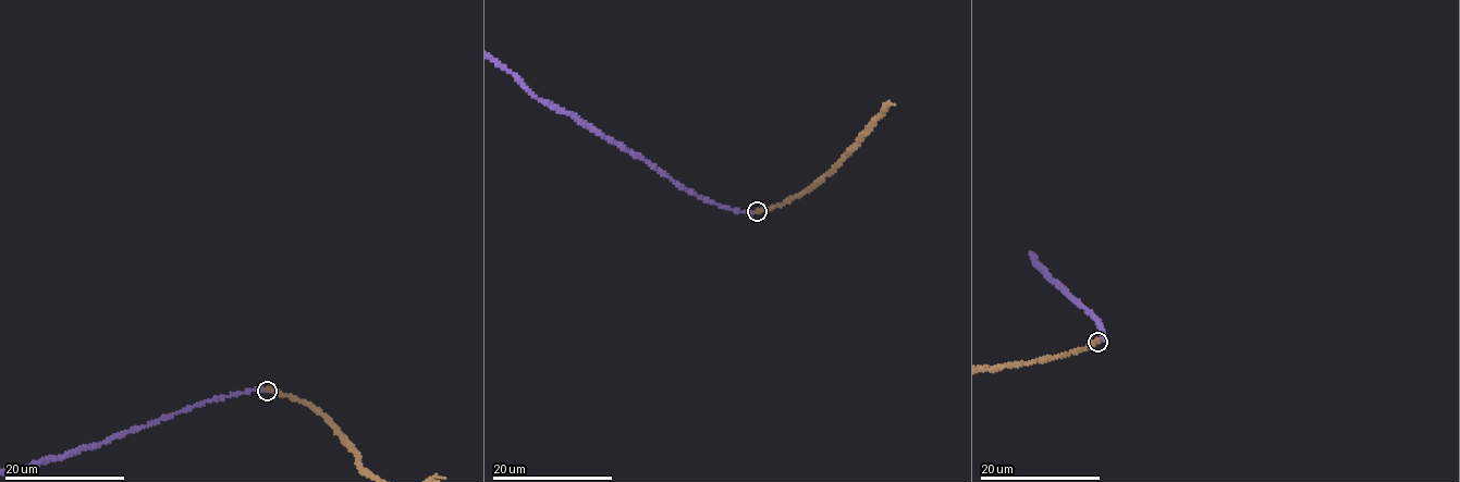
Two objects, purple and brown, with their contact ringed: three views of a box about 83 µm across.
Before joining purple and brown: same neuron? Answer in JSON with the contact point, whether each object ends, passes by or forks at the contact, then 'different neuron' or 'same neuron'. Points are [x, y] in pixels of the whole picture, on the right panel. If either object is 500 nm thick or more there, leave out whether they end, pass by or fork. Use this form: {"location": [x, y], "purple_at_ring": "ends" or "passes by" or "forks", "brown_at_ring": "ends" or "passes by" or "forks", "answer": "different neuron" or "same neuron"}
{"location": [1097, 342], "purple_at_ring": "ends", "brown_at_ring": "ends", "answer": "same neuron"}

